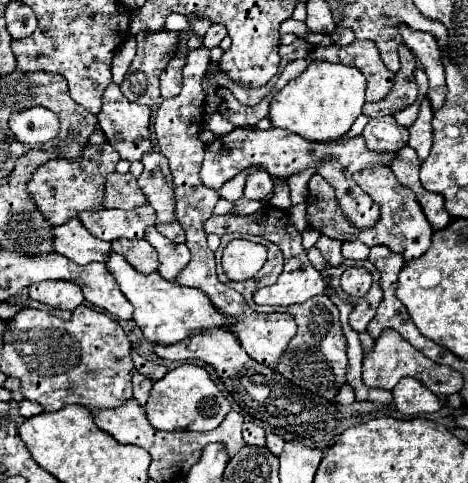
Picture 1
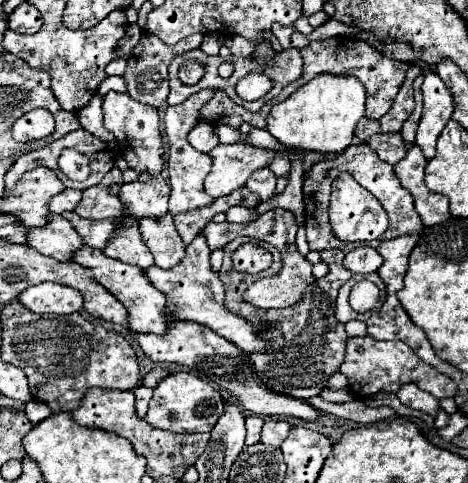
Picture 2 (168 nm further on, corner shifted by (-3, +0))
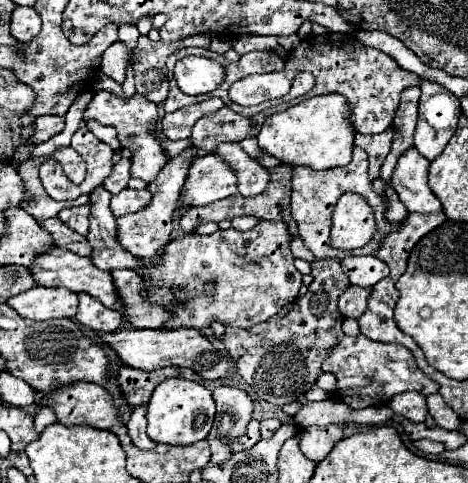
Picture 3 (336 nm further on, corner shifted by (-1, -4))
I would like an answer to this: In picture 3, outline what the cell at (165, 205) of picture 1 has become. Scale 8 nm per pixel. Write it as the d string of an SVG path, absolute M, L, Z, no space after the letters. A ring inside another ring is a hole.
M123 188L119 194L111 196L111 210L113 210L113 214L119 218L119 216L125 216L125 214L137 212L137 210L141 210L141 208L147 208L151 198L153 198L153 196L151 196L149 188L143 188L143 190Z

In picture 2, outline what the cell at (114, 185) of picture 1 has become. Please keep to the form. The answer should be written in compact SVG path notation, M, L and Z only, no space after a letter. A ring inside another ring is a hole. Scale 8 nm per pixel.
M119 168L109 170L101 180L101 184L83 190L83 198L73 212L77 212L81 218L87 220L107 220L123 216L123 206L119 204L117 196L121 184L123 184L121 170Z

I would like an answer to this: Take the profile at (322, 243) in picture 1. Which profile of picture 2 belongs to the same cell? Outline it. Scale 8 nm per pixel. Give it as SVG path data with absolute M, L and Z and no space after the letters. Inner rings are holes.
M249 237L236 238L227 244L225 248L225 260L223 266L219 270L219 278L225 286L225 306L229 312L241 316L243 320L247 320L253 326L253 332L263 340L269 340L271 346L261 352L251 352L249 360L261 380L263 386L267 386L269 390L277 392L277 394L285 394L291 398L311 398L311 396L319 396L319 392L327 386L327 380L331 374L335 374L339 370L339 364L343 362L345 356L345 326L335 318L335 300L337 300L337 292L339 288L353 276L351 272L347 272L343 268L343 258L345 254L341 250L327 250L321 252L321 260L329 266L329 274L315 280L307 292L305 292L305 300L301 300L299 304L295 302L291 308L281 308L281 310L261 310L255 308L251 304L243 304L243 290L249 288L251 282L255 282L257 278L273 276L281 270L283 263L279 250L273 248L271 244L262 241L262 247L269 250L269 254L273 257L271 266L259 274L241 274L233 268L231 262L231 254L239 248L240 245L252 242Z

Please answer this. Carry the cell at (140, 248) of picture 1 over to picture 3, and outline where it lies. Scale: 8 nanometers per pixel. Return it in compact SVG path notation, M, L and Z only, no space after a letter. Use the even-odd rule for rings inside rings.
M99 186L91 194L91 228L87 234L89 244L93 246L91 260L101 270L115 268L141 268L143 260L125 252L117 240L117 218L109 208L111 194Z

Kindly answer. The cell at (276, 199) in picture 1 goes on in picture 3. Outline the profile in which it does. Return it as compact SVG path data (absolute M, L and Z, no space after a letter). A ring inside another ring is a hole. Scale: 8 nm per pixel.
M245 138L245 140L241 140L241 146L243 146L243 150L245 150L251 158L255 158L255 160L263 154L263 150L261 150L261 146L257 144L255 138Z

